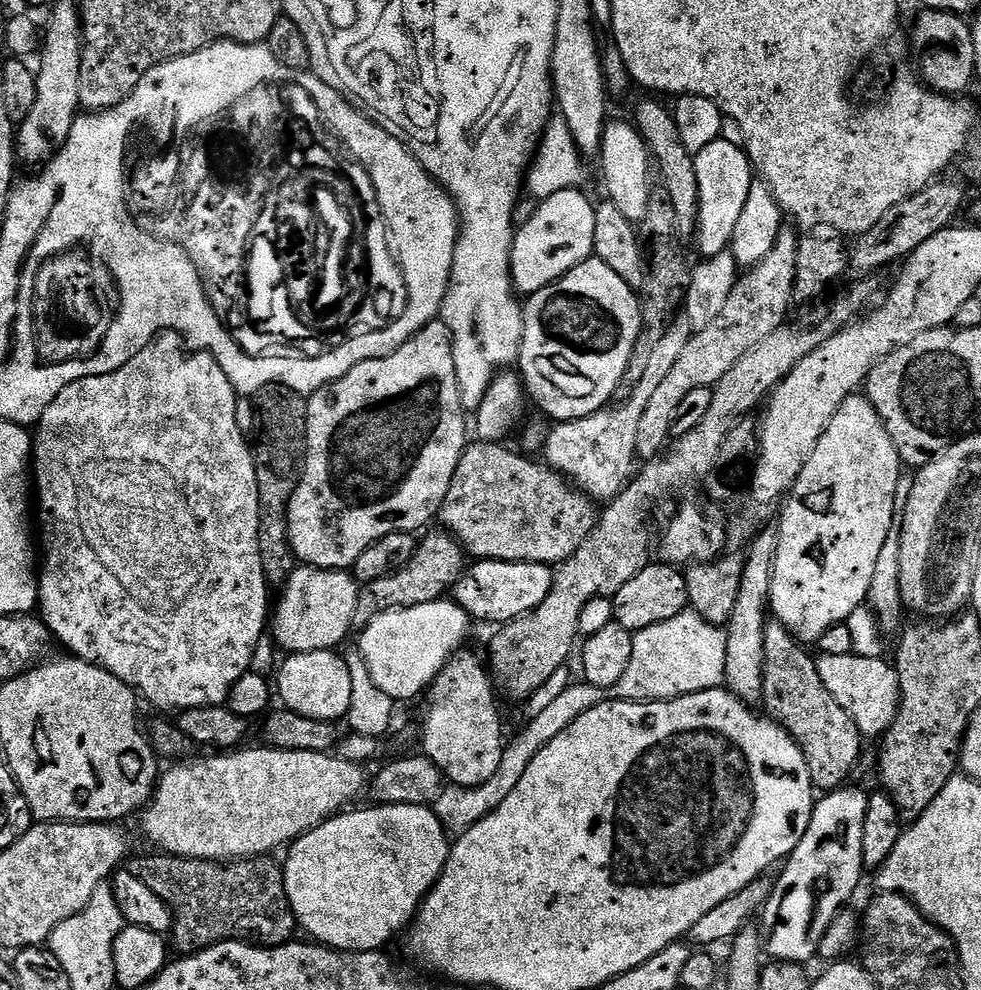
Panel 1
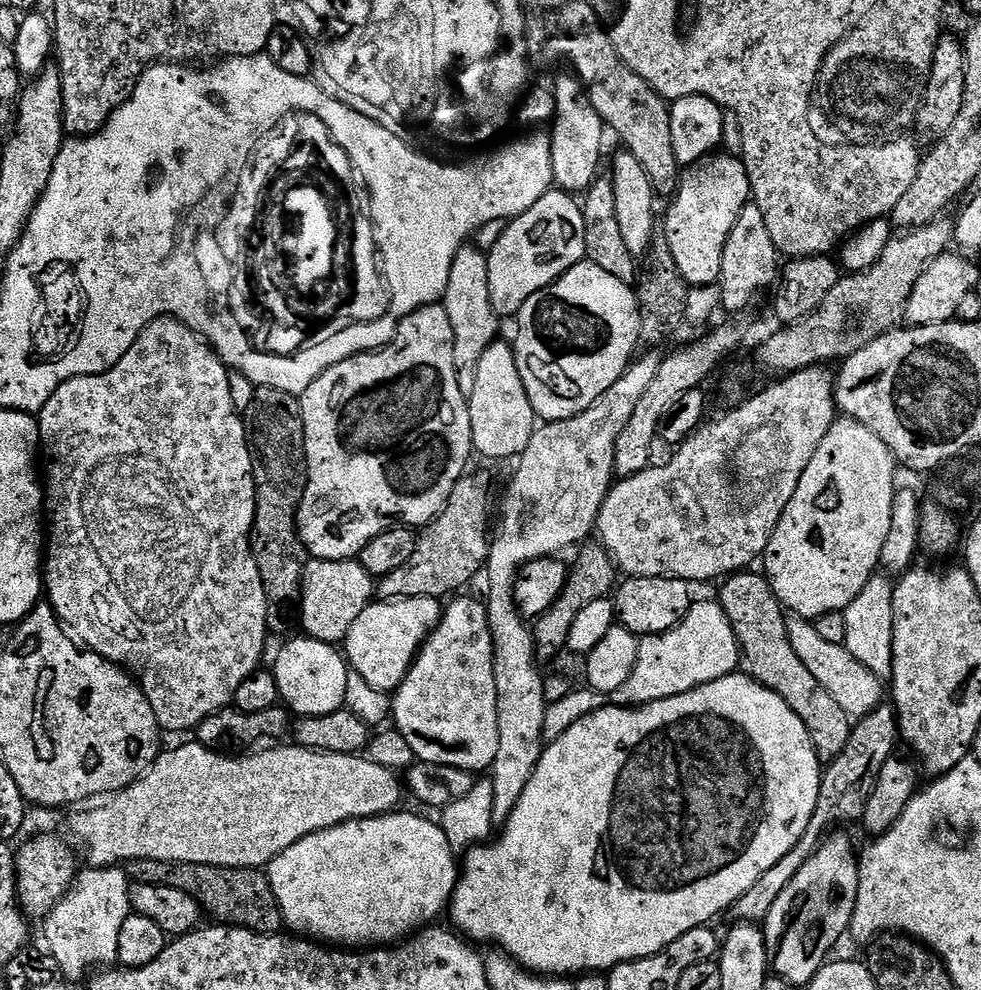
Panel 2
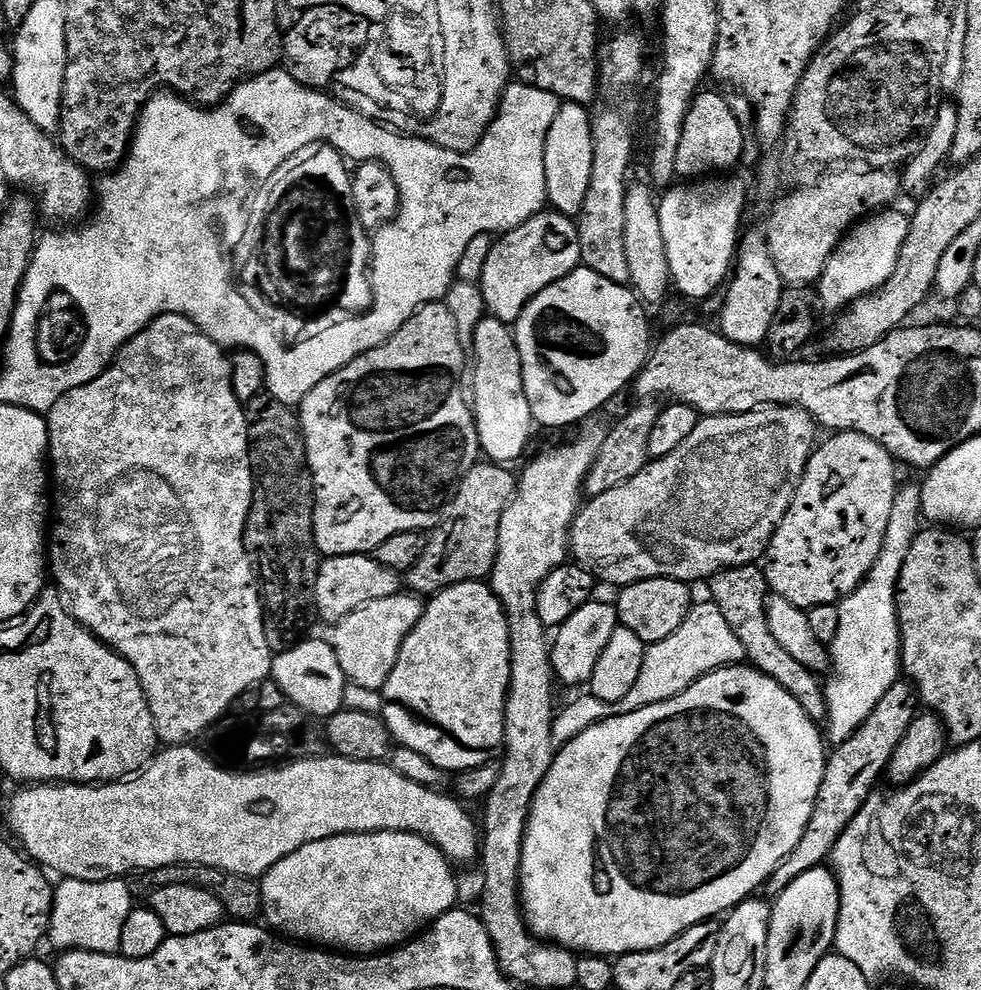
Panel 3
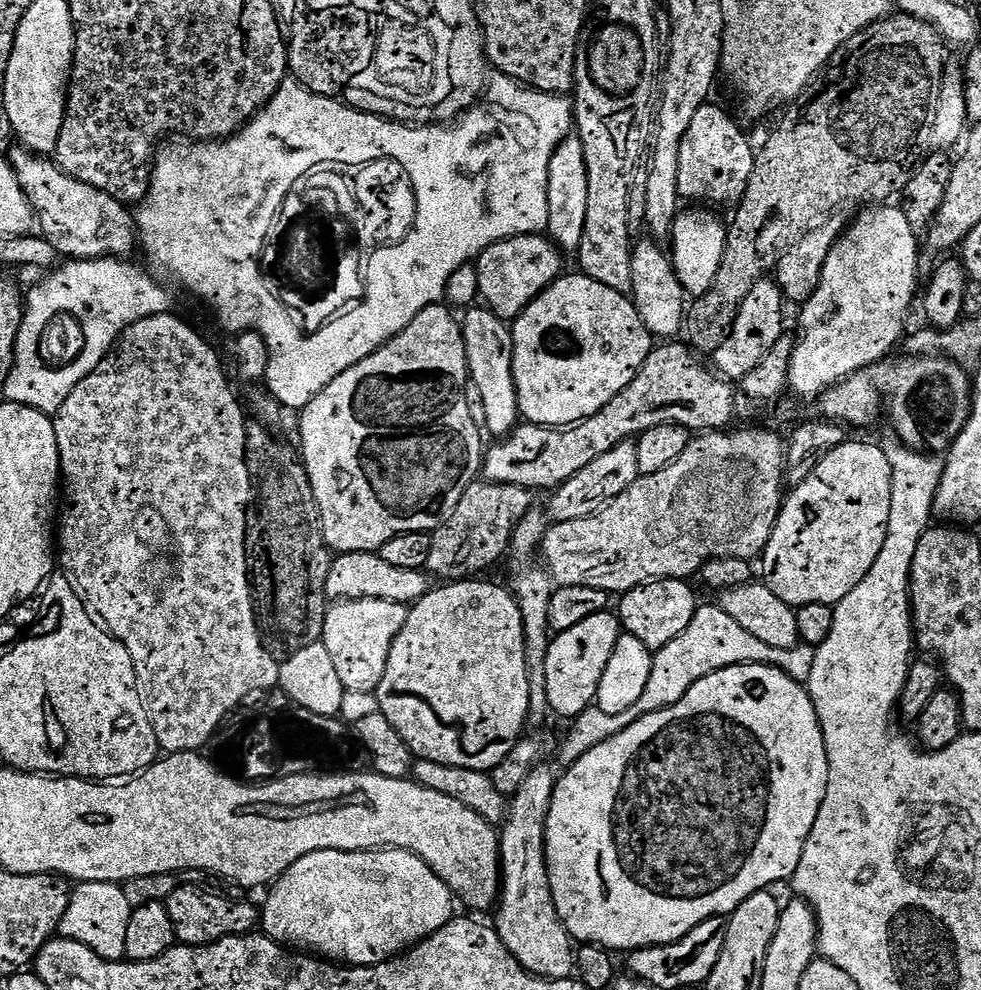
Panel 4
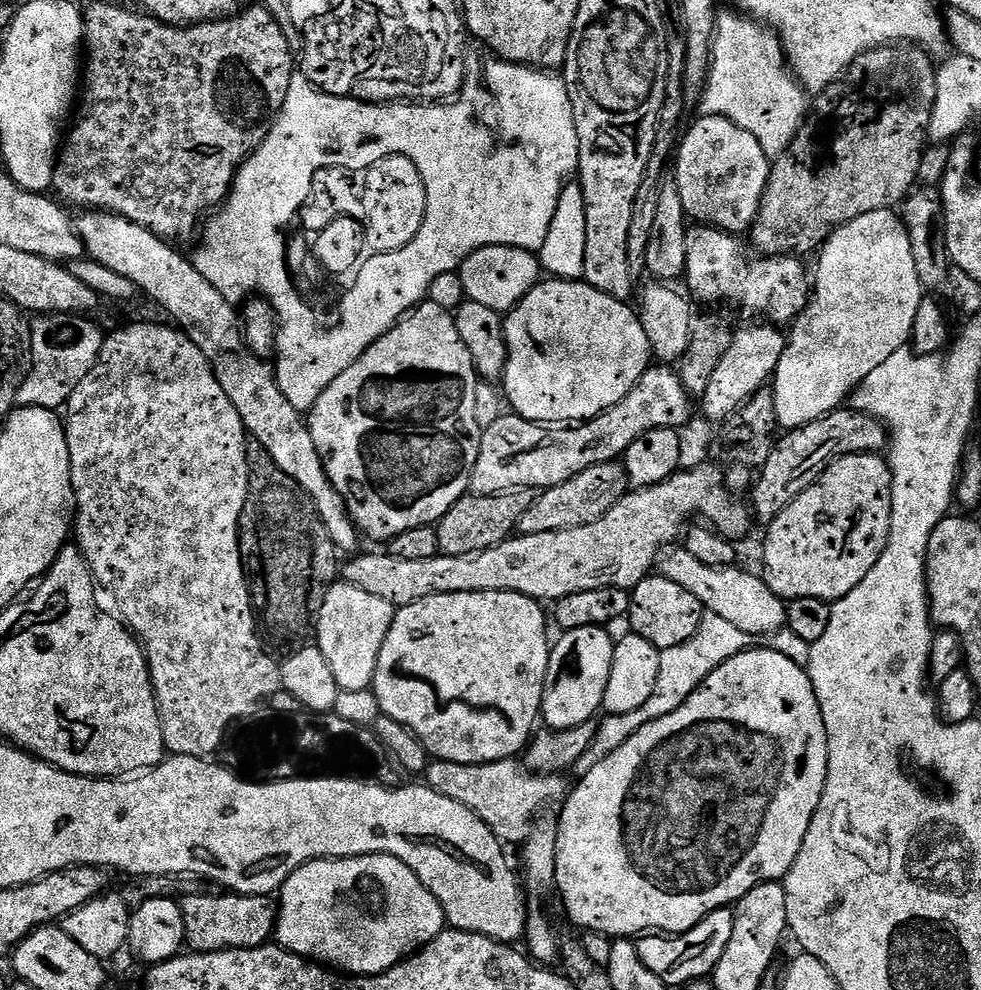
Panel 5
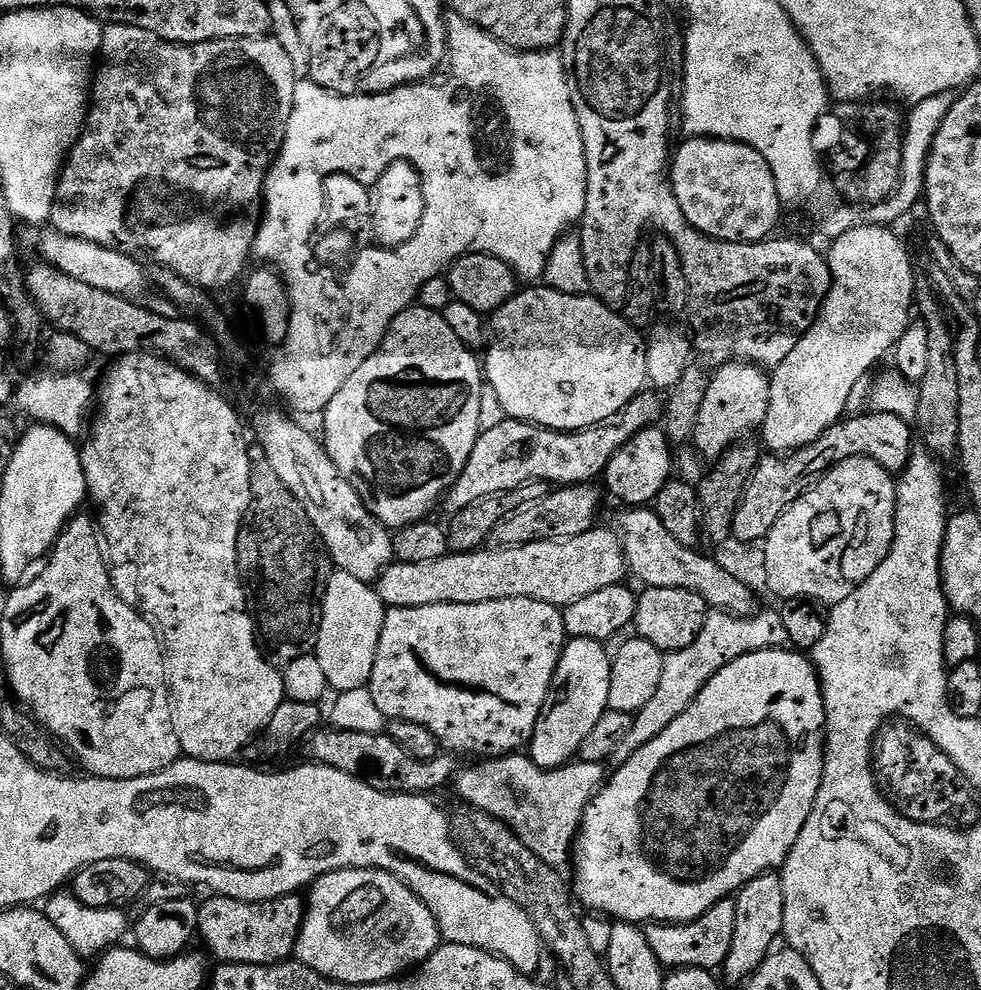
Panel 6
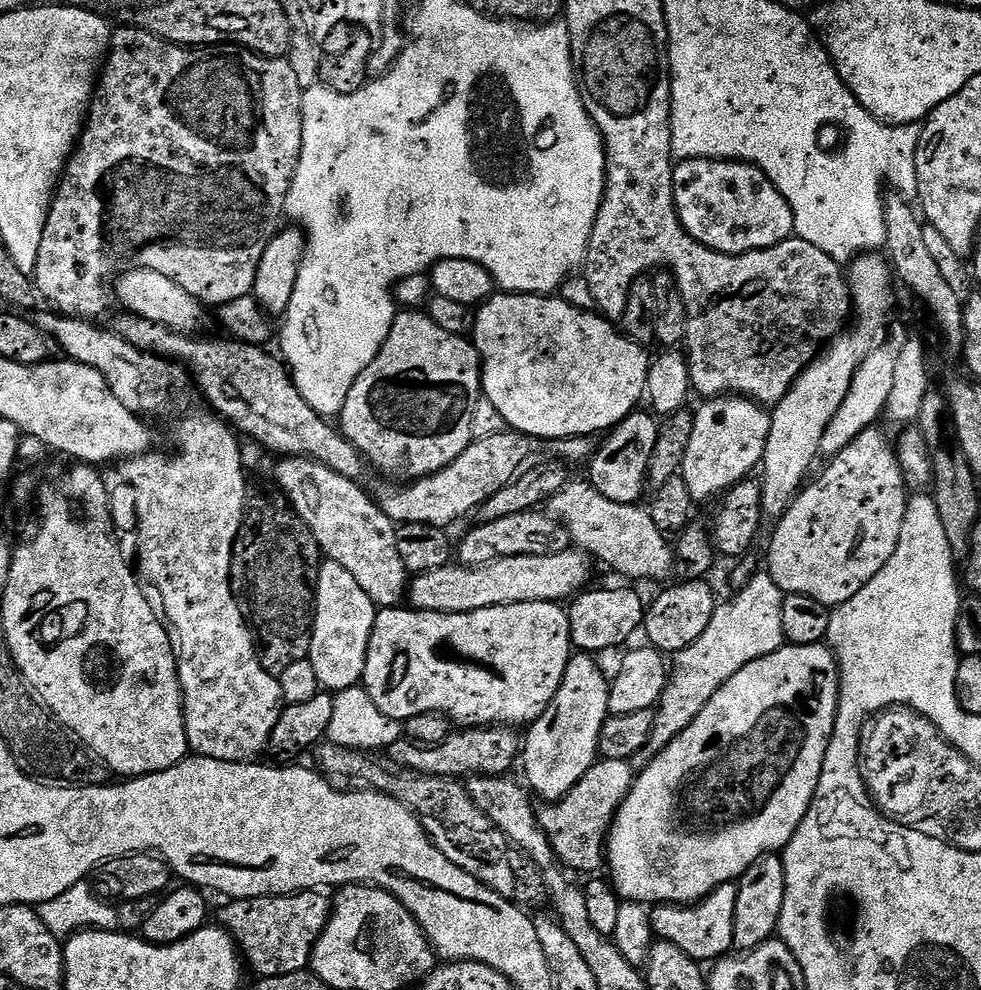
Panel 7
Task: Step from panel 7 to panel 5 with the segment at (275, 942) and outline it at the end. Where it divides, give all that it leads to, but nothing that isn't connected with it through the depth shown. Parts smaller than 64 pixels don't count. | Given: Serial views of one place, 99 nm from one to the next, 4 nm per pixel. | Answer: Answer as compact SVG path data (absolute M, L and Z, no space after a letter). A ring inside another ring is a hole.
M211 891L206 894L198 894L197 896L186 896L179 901L180 909L182 910L182 918L186 922L186 934L184 939L187 947L194 952L221 952L227 948L261 948L263 944L269 943L273 939L276 931L276 914L278 911L277 905L274 903L272 896L242 896L239 894L220 894L224 896L215 896Z

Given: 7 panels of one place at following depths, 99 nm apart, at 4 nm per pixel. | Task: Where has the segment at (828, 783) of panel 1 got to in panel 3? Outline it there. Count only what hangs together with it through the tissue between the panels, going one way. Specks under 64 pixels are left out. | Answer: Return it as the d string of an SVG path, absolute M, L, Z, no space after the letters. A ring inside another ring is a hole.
M747 564L737 568L727 568L725 572L714 574L707 581L706 588L712 591L711 603L722 610L722 618L730 622L730 630L742 642L744 655L751 667L757 668L762 674L774 678L782 690L786 690L806 710L806 714L817 722L827 721L828 699L824 697L824 688L819 684L817 673L810 671L802 662L797 662L790 653L782 650L781 644L770 634L768 621L768 598L770 589L768 579L764 577L764 568L756 564Z

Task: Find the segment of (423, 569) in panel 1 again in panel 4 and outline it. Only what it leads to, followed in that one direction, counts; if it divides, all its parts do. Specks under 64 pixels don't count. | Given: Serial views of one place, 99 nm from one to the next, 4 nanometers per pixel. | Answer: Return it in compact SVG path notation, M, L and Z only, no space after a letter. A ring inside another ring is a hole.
M477 482L469 486L466 494L462 494L462 502L458 502L456 511L431 533L432 549L428 559L427 571L433 577L441 576L441 581L455 582L479 577L487 568L492 568L504 556L504 551L509 551L512 543L512 531L527 512L533 511L533 493L522 486L513 484L489 484Z

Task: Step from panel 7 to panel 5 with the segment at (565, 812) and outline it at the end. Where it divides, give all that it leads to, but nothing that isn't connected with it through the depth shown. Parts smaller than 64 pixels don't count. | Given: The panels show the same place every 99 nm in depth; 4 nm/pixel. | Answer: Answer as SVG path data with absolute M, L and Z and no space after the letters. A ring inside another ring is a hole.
M516 758L489 764L463 764L433 759L426 773L427 787L433 788L438 794L446 794L446 798L454 798L454 802L462 802L466 810L474 810L474 814L478 814L478 818L490 826L492 833L505 846L523 845L532 832L536 817L545 811L546 806L552 806L555 800L560 802L565 799L564 779L560 774L538 776L527 771Z

